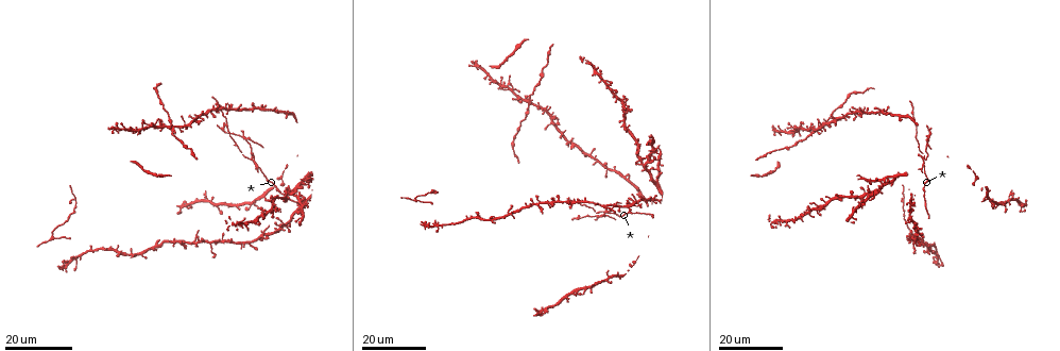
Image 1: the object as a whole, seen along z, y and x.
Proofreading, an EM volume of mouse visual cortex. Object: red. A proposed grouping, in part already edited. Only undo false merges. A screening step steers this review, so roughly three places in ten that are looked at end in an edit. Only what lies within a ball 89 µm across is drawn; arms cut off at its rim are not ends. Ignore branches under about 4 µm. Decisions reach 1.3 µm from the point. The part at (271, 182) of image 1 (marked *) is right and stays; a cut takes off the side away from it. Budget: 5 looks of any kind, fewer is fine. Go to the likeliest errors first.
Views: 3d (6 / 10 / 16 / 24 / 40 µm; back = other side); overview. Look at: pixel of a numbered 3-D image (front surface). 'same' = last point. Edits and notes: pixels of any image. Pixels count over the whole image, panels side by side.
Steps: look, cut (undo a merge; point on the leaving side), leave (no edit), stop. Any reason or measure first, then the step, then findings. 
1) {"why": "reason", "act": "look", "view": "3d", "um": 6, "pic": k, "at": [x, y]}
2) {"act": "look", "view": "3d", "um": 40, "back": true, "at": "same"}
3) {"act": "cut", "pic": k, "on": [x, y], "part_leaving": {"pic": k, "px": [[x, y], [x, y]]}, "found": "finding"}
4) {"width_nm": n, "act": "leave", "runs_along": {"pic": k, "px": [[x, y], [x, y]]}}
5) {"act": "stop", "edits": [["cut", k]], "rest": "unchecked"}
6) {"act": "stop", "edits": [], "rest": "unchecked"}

{"why": "three-way junction", "act": "look", "view": "3d", "um": 16, "pic": 1, "at": [210, 244]}

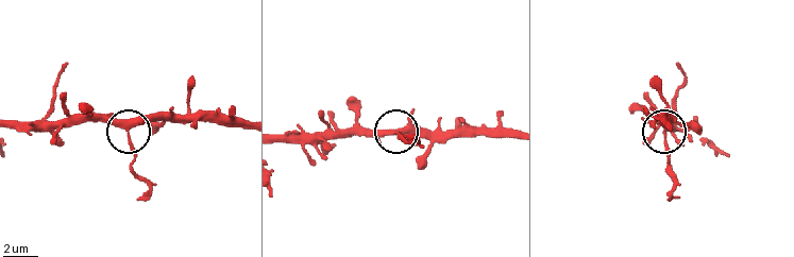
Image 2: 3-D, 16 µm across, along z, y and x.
{"act": "look", "view": "3d", "um": 6, "pic": 2, "at": [128, 138]}

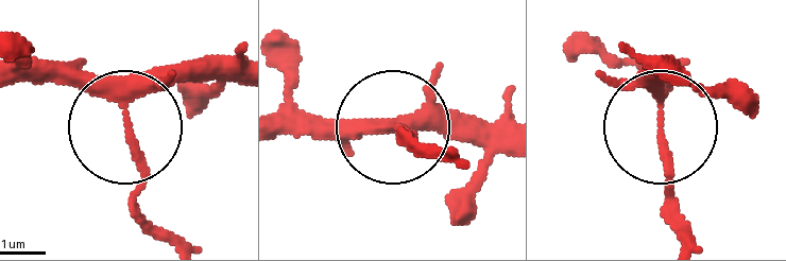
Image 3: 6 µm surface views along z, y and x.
{"act": "look", "view": "3d", "um": 6, "back": true, "pic": 3, "at": [661, 124]}

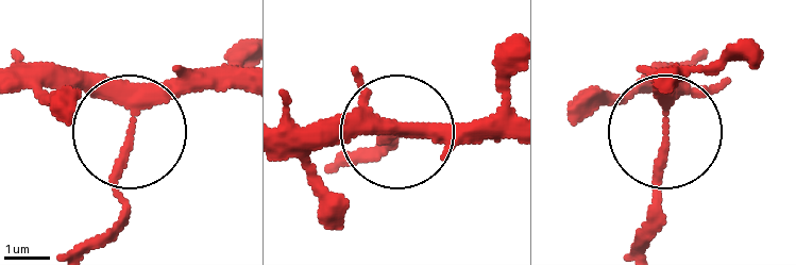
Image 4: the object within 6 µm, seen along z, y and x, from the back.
{"width_nm": 230, "act": "leave", "found": "all the same neuron"}

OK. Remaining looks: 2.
{"why": "four or more arms meet", "act": "look", "view": "3d", "um": 24, "pic": 1, "at": [527, 102]}

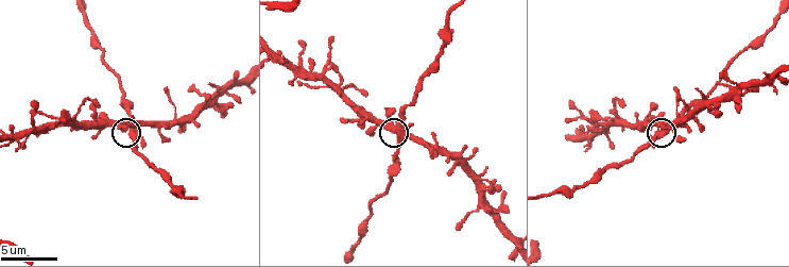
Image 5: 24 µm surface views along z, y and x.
{"act": "look", "view": "3d", "um": 10, "pic": 5, "at": [131, 134]}

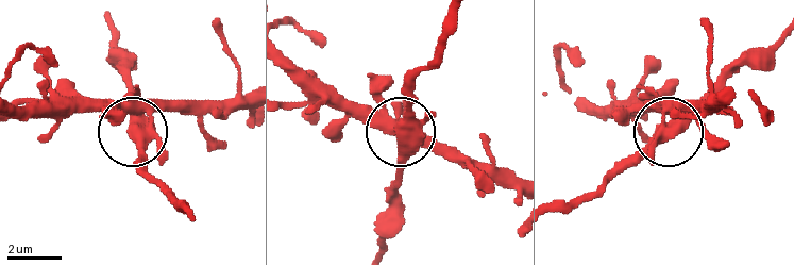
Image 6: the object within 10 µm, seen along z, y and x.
{"width_nm": 460, "act": "cut", "pic": 6, "on": [404, 153], "found": "two neurons meet here"}

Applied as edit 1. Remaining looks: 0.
{"act": "stop", "edits": [["cut", 6]], "rest": "unchecked"}

